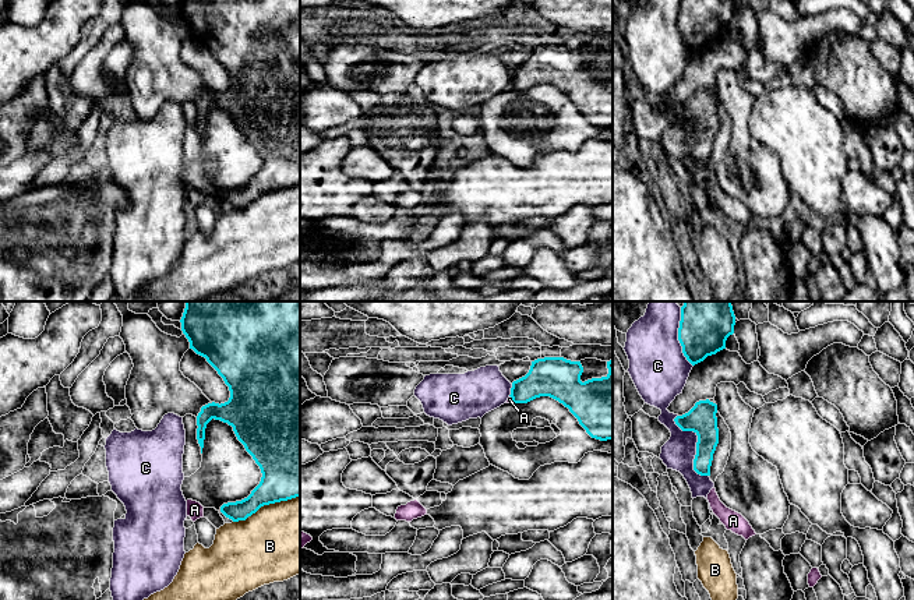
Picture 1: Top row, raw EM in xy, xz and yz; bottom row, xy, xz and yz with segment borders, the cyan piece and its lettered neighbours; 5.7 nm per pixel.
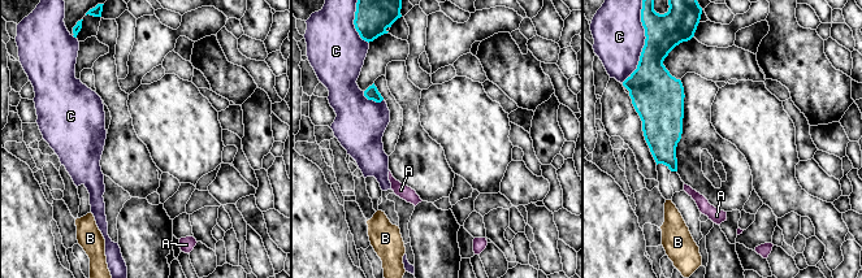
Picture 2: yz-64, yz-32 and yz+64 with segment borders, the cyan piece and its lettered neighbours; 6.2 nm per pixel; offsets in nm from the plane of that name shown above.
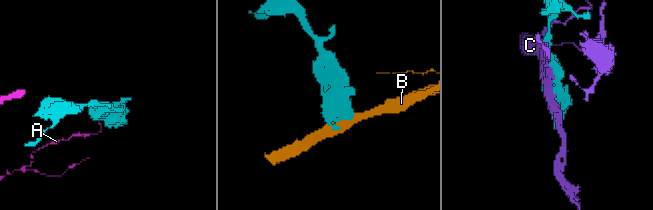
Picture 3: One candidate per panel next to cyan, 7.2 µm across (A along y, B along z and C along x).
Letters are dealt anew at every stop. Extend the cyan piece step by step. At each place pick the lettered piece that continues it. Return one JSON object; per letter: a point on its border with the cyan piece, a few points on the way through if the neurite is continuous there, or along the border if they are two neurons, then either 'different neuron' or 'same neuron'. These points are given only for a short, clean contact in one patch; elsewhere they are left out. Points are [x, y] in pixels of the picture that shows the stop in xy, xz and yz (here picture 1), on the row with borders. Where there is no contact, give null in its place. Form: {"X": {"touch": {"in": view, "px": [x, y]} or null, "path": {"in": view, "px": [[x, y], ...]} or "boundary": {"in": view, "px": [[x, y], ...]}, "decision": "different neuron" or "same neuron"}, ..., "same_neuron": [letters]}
{"A": {"touch": {"in": "xz", "px": [511, 396]}, "boundary": {"in": "xz", "px": [[510, 395], [512, 401]]}, "decision": "different neuron"}, "B": {"touch": {"in": "xy", "px": [265, 504]}, "decision": "different neuron"}, "C": {"touch": {"in": "yz", "px": [697, 445]}, "decision": "different neuron"}, "same_neuron": []}

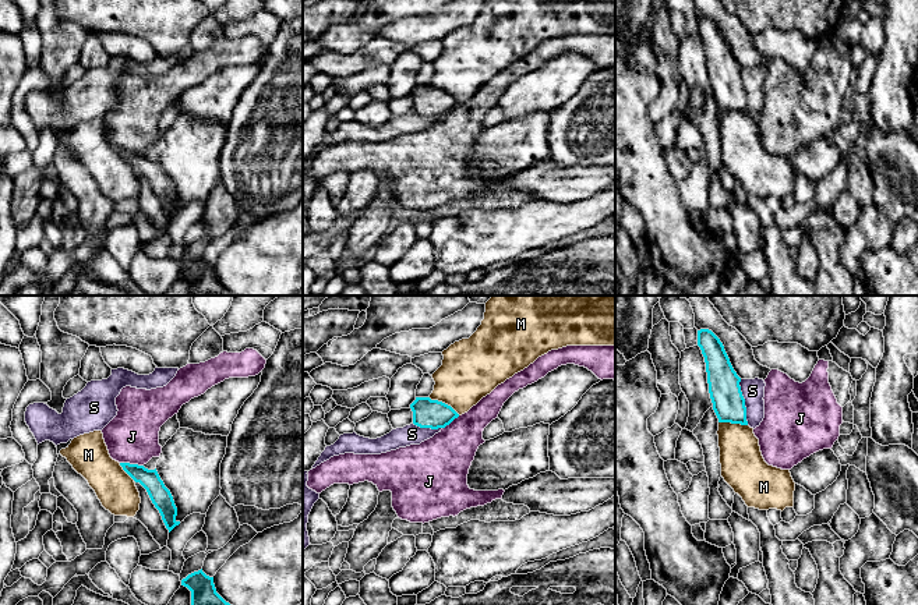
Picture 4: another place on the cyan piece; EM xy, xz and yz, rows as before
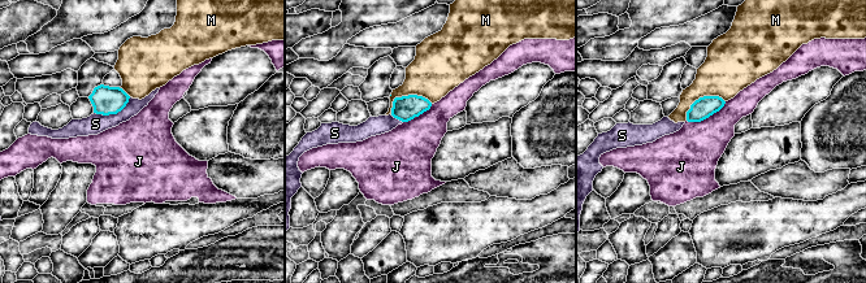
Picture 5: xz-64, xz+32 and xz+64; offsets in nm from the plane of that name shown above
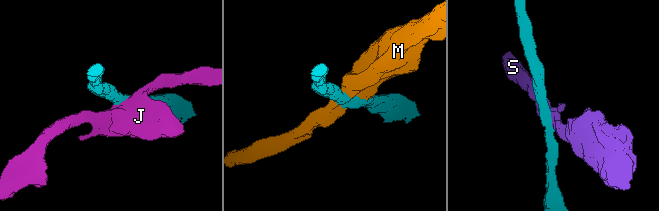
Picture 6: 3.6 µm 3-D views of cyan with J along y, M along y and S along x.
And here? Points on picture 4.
{"J": {"touch": {"in": "xy", "px": [131, 464]}, "boundary": {"in": "xy", "px": [[120, 462], [143, 466]]}, "decision": "different neuron"}, "M": {"touch": {"in": "xz", "px": [444, 403]}, "decision": "different neuron"}, "S": {"touch": {"in": "yz", "px": [744, 402]}, "boundary": {"in": "yz", "px": [[740, 379], [748, 424]]}, "decision": "different neuron"}, "same_neuron": []}

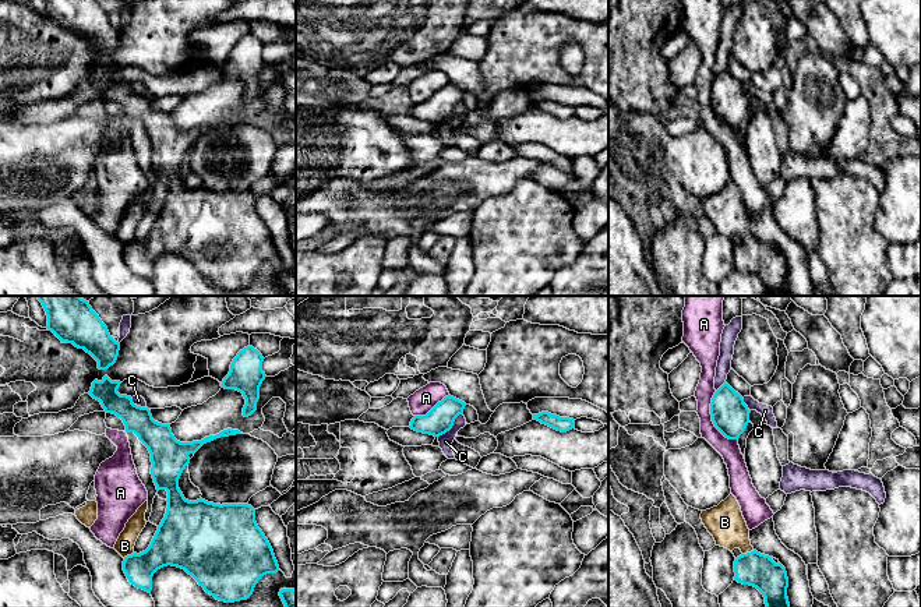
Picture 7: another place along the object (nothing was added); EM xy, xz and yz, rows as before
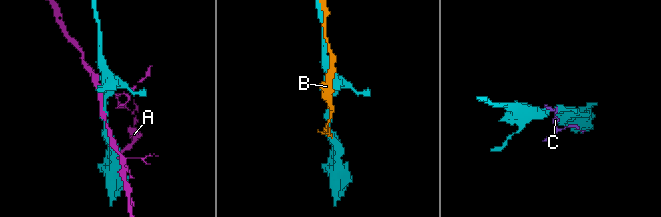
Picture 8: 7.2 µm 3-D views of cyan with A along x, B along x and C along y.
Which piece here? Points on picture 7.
{"A": {"touch": {"in": "yz", "px": [712, 420]}, "decision": "different neuron"}, "B": {"touch": {"in": "yz", "px": [748, 553]}, "decision": "different neuron"}, "C": {"touch": {"in": "xz", "px": [452, 424]}, "boundary": {"in": "xz", "px": [[462, 413], [438, 437]]}, "decision": "different neuron"}, "same_neuron": []}

